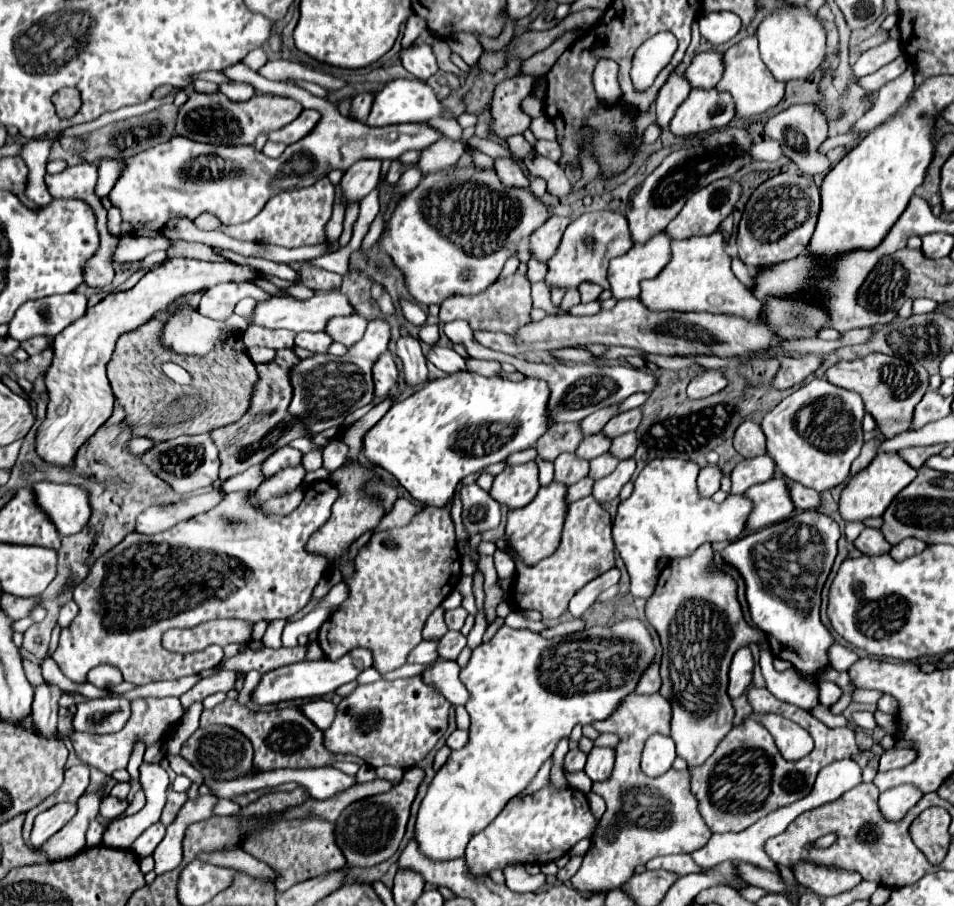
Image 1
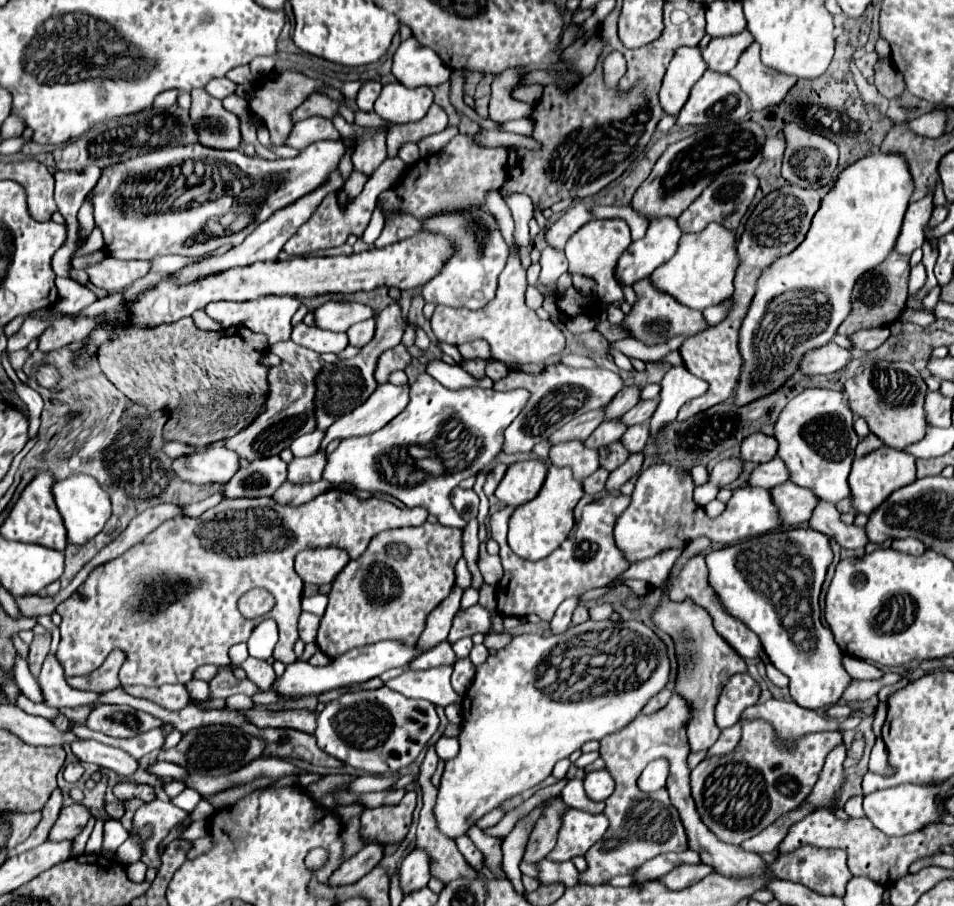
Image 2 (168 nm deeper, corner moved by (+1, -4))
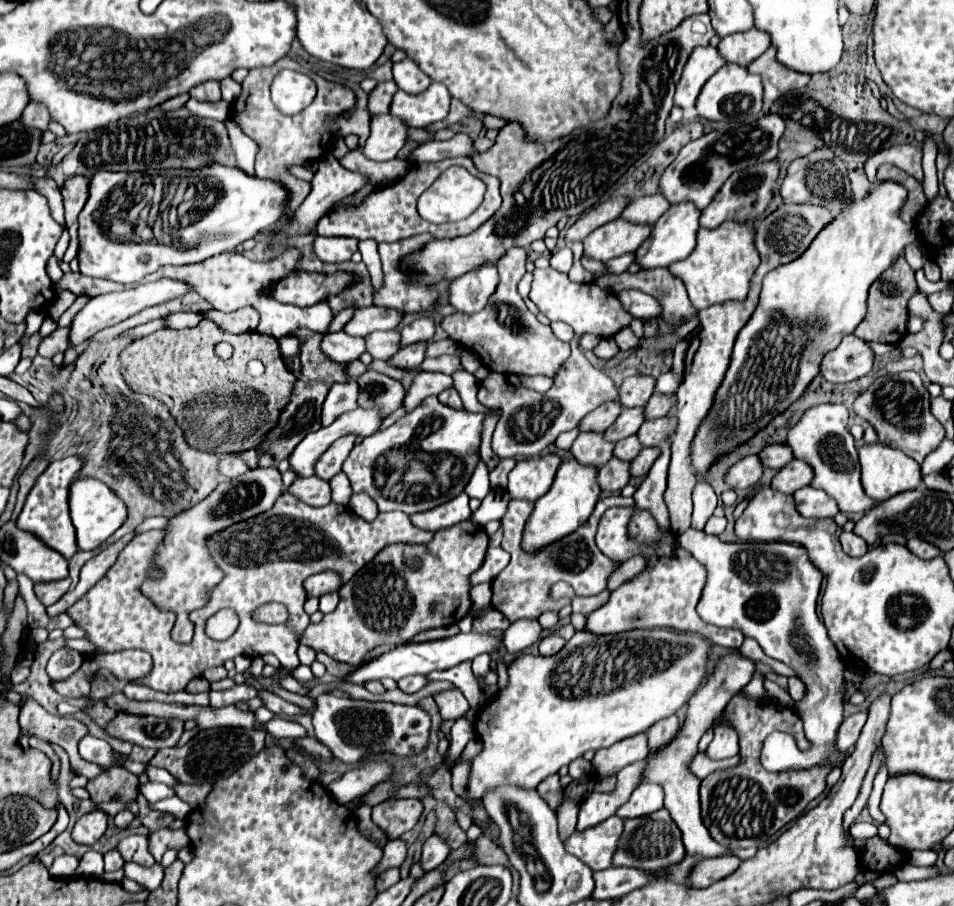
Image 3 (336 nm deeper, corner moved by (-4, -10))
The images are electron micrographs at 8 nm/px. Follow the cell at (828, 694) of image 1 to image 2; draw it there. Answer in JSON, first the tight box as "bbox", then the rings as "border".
{"bbox":[706,528,852,710],"border":[[[800,528],[778,534],[770,532],[762,538],[752,538],[742,544],[724,546],[720,550],[712,550],[706,554],[708,582],[714,594],[718,596],[720,604],[726,608],[730,616],[742,620],[742,624],[746,624],[760,638],[762,648],[768,654],[770,662],[790,678],[792,700],[806,710],[834,706],[842,698],[844,690],[852,680],[840,664],[842,652],[834,642],[832,632],[824,628],[820,622],[818,596],[830,562],[832,562],[830,538],[812,528]]]}

